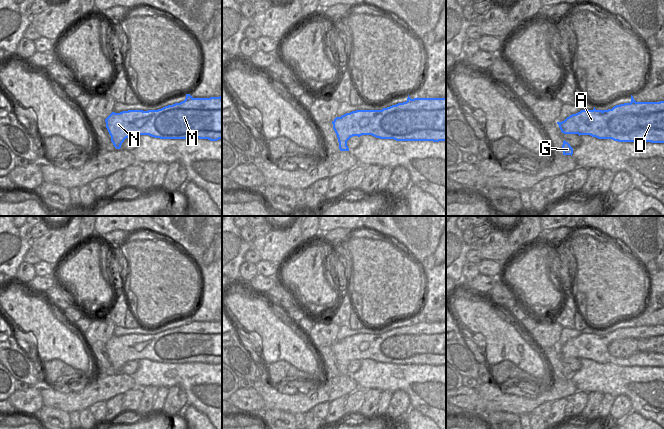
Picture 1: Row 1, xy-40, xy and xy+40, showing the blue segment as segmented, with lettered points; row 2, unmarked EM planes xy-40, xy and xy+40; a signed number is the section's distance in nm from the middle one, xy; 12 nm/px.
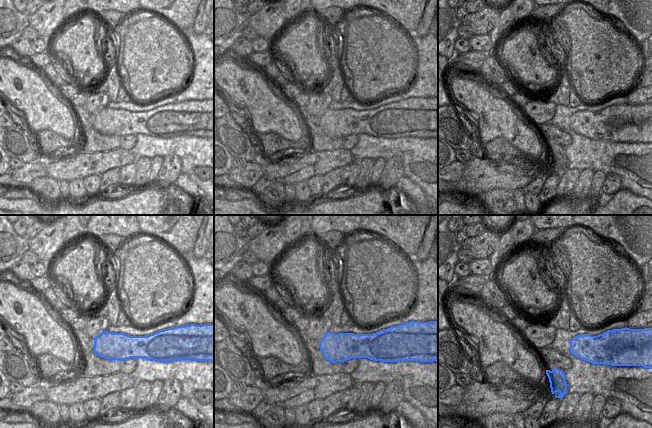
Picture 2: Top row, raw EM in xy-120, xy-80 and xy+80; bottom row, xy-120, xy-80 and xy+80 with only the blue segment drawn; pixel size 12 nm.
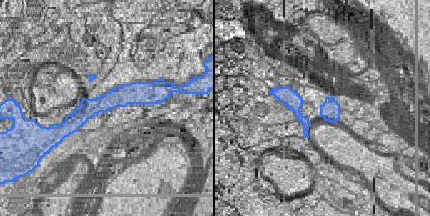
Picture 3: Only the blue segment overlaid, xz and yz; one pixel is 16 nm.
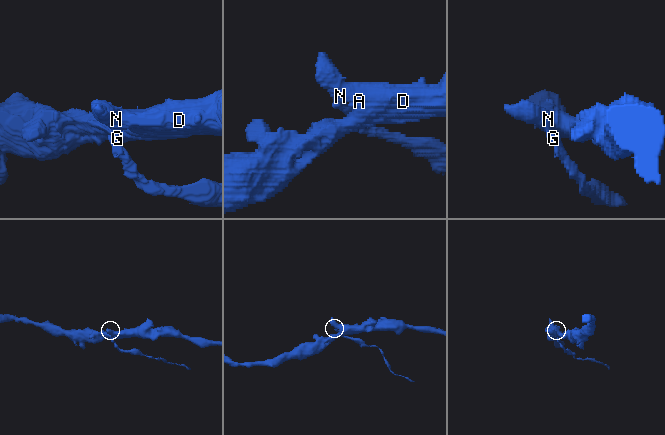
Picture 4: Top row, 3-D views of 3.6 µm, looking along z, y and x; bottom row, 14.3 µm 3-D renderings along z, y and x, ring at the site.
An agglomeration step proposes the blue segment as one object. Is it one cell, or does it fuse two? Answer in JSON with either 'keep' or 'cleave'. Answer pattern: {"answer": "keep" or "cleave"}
{"answer": "cleave"}

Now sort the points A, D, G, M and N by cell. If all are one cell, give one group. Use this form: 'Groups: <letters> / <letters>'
Groups: A D M N / G

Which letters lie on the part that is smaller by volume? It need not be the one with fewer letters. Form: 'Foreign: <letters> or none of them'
Foreign: G

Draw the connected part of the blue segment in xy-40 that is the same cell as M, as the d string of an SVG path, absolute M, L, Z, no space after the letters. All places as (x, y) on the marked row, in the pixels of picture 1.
M186 94L184 101L165 106L158 110L128 110L120 113L112 112L106 119L106 128L111 142L120 149L128 137L149 135L160 139L222 139L222 97L193 98Z

